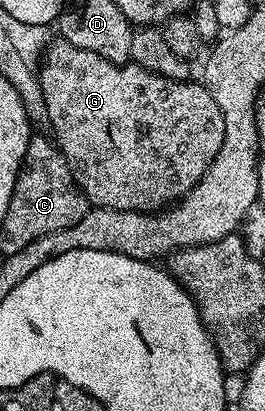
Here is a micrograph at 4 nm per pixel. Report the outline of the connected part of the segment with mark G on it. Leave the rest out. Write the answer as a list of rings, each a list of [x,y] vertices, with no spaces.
[[[55,38],[42,54],[40,68],[37,70],[38,84],[44,93],[44,105],[48,105],[48,127],[58,144],[58,149],[70,166],[74,179],[95,207],[111,207],[125,211],[149,211],[151,213],[177,203],[182,196],[194,188],[204,177],[204,173],[212,165],[216,153],[220,153],[224,141],[224,117],[220,113],[220,105],[212,101],[212,93],[198,81],[169,79],[163,75],[152,73],[131,61],[120,64],[104,61],[104,57],[96,57],[96,53],[88,53],[88,49],[76,49],[68,40]]]

